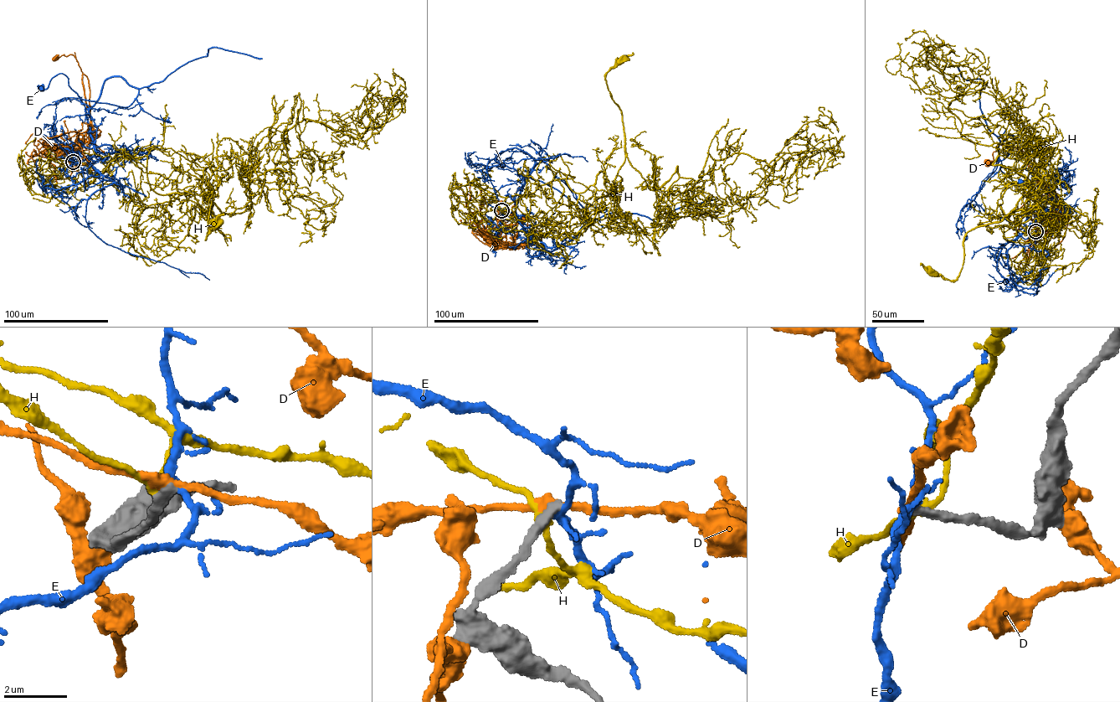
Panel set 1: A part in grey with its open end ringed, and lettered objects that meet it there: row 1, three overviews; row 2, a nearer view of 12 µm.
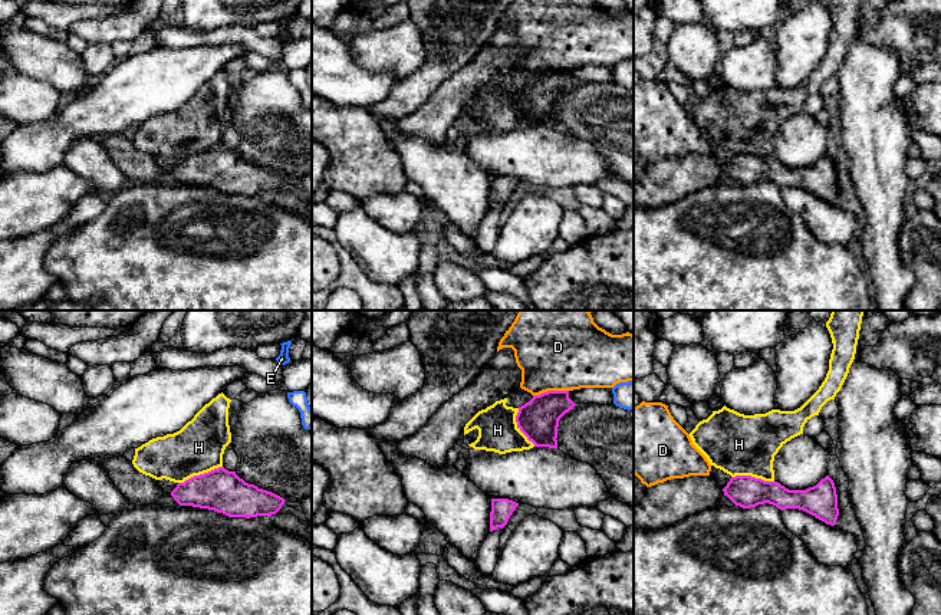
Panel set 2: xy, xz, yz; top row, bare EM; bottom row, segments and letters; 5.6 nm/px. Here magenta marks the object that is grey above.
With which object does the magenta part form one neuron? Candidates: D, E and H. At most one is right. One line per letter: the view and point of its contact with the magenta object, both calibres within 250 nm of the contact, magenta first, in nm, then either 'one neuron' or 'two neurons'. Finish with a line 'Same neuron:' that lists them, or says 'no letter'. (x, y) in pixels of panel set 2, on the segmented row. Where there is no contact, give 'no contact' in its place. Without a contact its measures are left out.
D: meets magenta in xz at (550, 391); 220 nm thick on the magenta side, 480 nm on the other; two neurons
E: no contact; two neurons
H: meets magenta in xy at (200, 474); 240 nm thick on the magenta side, 280 nm on the other; two neurons
Same neuron: no letter

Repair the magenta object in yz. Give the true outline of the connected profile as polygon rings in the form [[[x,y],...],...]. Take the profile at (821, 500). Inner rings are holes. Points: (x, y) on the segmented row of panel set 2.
[[[736,476],[730,478],[723,491],[743,509],[764,503],[780,510],[799,509],[830,526],[836,524],[839,516],[836,487],[829,476],[806,490],[789,490],[777,481]]]

